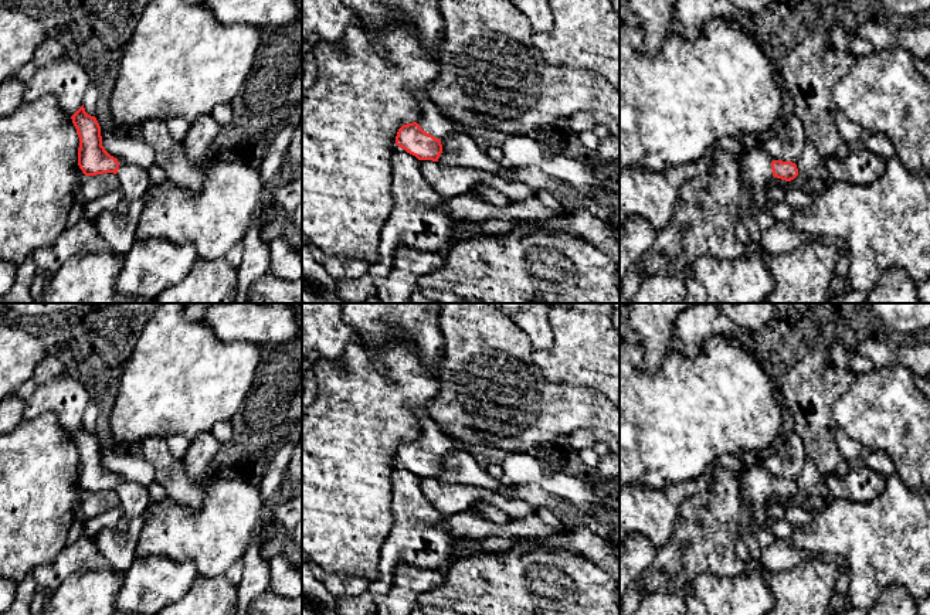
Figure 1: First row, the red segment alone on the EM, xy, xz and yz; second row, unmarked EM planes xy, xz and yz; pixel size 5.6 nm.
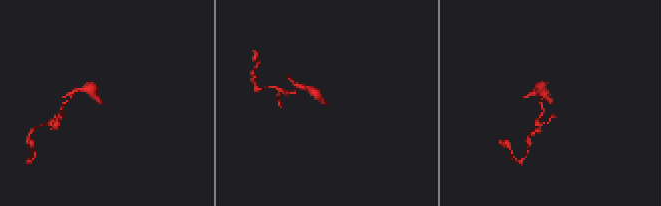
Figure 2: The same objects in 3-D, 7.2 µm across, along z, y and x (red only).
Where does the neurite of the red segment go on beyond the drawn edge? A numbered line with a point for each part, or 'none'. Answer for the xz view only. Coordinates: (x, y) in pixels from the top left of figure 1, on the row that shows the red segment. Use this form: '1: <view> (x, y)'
1: xz (433, 121)

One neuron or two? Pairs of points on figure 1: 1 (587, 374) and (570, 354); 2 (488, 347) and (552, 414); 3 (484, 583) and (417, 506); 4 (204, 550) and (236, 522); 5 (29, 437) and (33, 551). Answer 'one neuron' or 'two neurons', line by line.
1: one neuron
2: one neuron
3: two neurons
4: one neuron
5: one neuron

